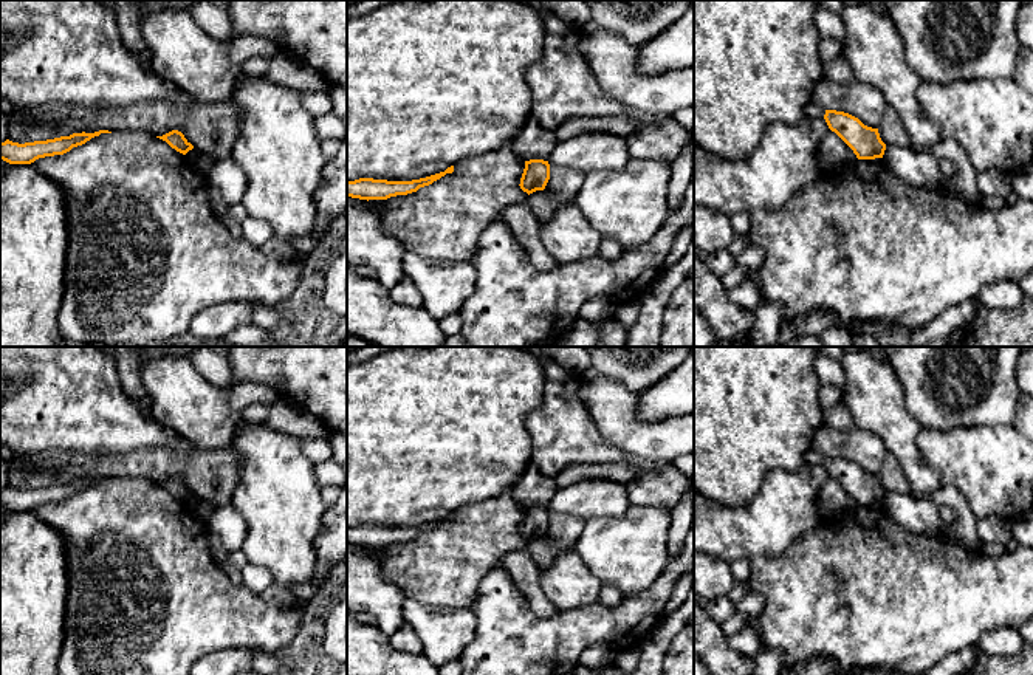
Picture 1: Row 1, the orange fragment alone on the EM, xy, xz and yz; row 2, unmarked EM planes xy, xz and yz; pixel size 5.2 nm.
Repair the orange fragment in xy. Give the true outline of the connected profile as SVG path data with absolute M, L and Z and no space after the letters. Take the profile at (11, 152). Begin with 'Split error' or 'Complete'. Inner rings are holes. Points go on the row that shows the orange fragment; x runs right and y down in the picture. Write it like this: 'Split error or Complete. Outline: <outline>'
Complete. Outline: M99 130L94 133L73 133L70 136L60 136L46 141L34 141L34 142L12 142L6 139L0 142L0 159L9 164L31 164L39 158L63 155L70 152L73 147L82 146L94 136L101 133L112 133L108 130Z

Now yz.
Complete. Outline: M825 110L824 119L858 159L883 158L886 144L881 141L878 128L867 127L858 118L836 110Z

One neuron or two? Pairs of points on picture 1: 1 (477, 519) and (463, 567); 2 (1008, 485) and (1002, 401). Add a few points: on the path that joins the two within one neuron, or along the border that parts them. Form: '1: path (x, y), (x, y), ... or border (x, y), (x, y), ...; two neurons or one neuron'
1: path (477, 531), (477, 537), (463, 555); one neuron
2: border (1016, 407), (1016, 412), (1005, 423), (968, 428); two neurons

